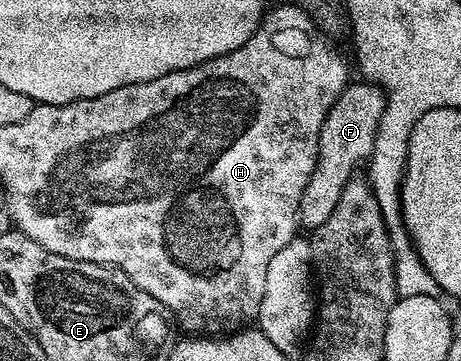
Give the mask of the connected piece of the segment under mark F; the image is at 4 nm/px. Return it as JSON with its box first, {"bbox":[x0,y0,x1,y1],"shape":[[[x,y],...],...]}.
{"bbox":[299,81,384,233],"shape":[[[367,81],[349,82],[348,88],[334,101],[326,121],[322,125],[322,133],[318,137],[318,157],[314,165],[314,173],[310,173],[310,181],[302,193],[300,202],[299,226],[315,233],[319,227],[330,221],[330,213],[338,205],[342,191],[348,182],[357,174],[356,171],[365,166],[374,149],[374,137],[378,133],[378,125],[384,112],[384,91],[376,84]]]}

